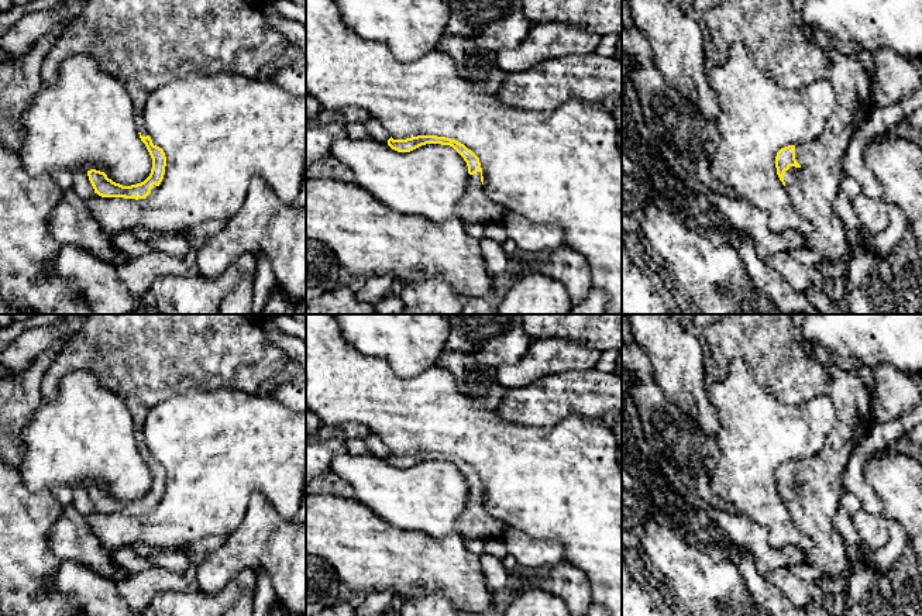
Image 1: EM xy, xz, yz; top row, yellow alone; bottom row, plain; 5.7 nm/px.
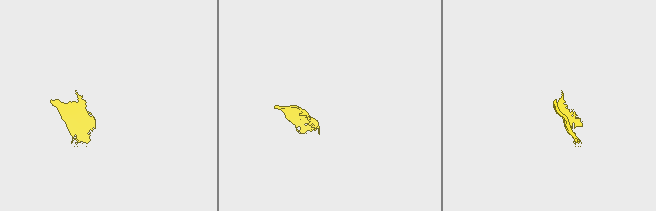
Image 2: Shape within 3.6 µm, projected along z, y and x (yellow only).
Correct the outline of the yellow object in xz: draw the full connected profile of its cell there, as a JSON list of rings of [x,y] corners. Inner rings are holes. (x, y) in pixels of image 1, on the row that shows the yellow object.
[[[417,135],[406,140],[388,140],[388,145],[398,152],[410,152],[426,144],[441,144],[453,147],[467,162],[468,166],[468,186],[458,202],[458,214],[465,224],[485,226],[493,221],[502,221],[509,211],[499,204],[489,200],[484,190],[484,176],[479,158],[468,149],[464,144],[437,135]]]

